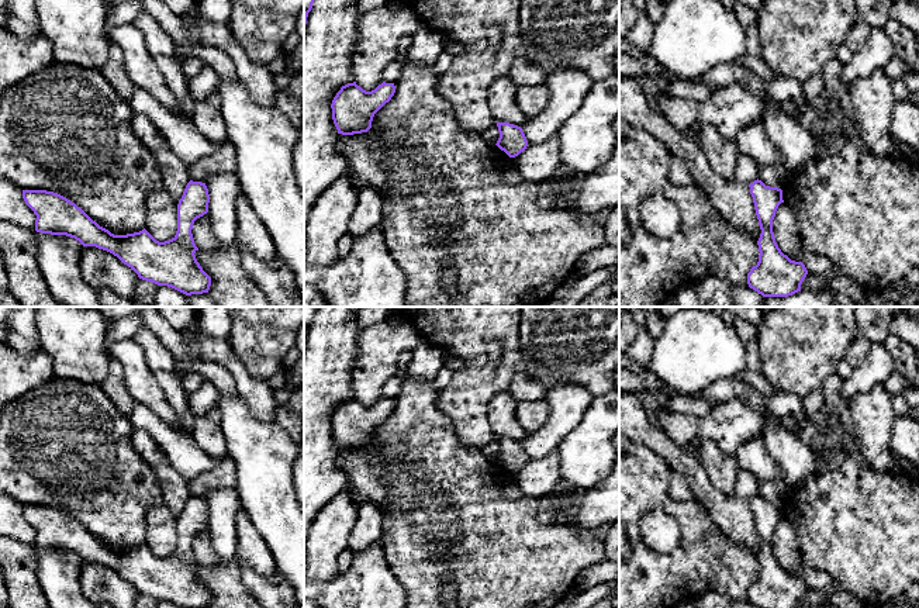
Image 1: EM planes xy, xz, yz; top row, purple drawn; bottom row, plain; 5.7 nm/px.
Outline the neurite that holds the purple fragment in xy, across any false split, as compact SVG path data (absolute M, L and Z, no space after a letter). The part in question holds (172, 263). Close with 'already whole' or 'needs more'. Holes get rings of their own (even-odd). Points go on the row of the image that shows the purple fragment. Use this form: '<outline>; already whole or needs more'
M0 177L0 221L32 228L41 234L66 235L83 246L96 246L117 256L139 279L158 286L172 287L186 296L208 293L211 277L196 259L198 248L193 239L193 224L208 213L210 194L205 183L190 180L177 204L176 235L165 242L156 241L145 228L139 232L114 235L93 221L80 207L66 197L46 190L23 190L6 177Z; needs more

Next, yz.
M761 180L749 184L756 215L761 229L759 262L747 273L747 284L763 297L788 297L801 291L801 284L808 274L802 262L791 260L778 248L773 220L782 200L782 190L766 186Z; already whole

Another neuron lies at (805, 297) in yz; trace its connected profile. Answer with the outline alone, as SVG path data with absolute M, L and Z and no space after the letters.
M801 290L788 297L764 297L764 307L829 307L835 300L832 290Z

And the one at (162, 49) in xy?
M142 11L132 24L144 34L152 61L165 77L173 97L182 106L183 118L191 120L196 100L189 91L187 77L176 56L175 41L146 11Z

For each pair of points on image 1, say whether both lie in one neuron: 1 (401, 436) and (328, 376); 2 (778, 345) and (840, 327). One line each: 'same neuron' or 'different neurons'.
1: different neurons
2: same neuron

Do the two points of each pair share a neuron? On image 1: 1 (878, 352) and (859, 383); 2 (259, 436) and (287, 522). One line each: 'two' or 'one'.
1: one
2: one

